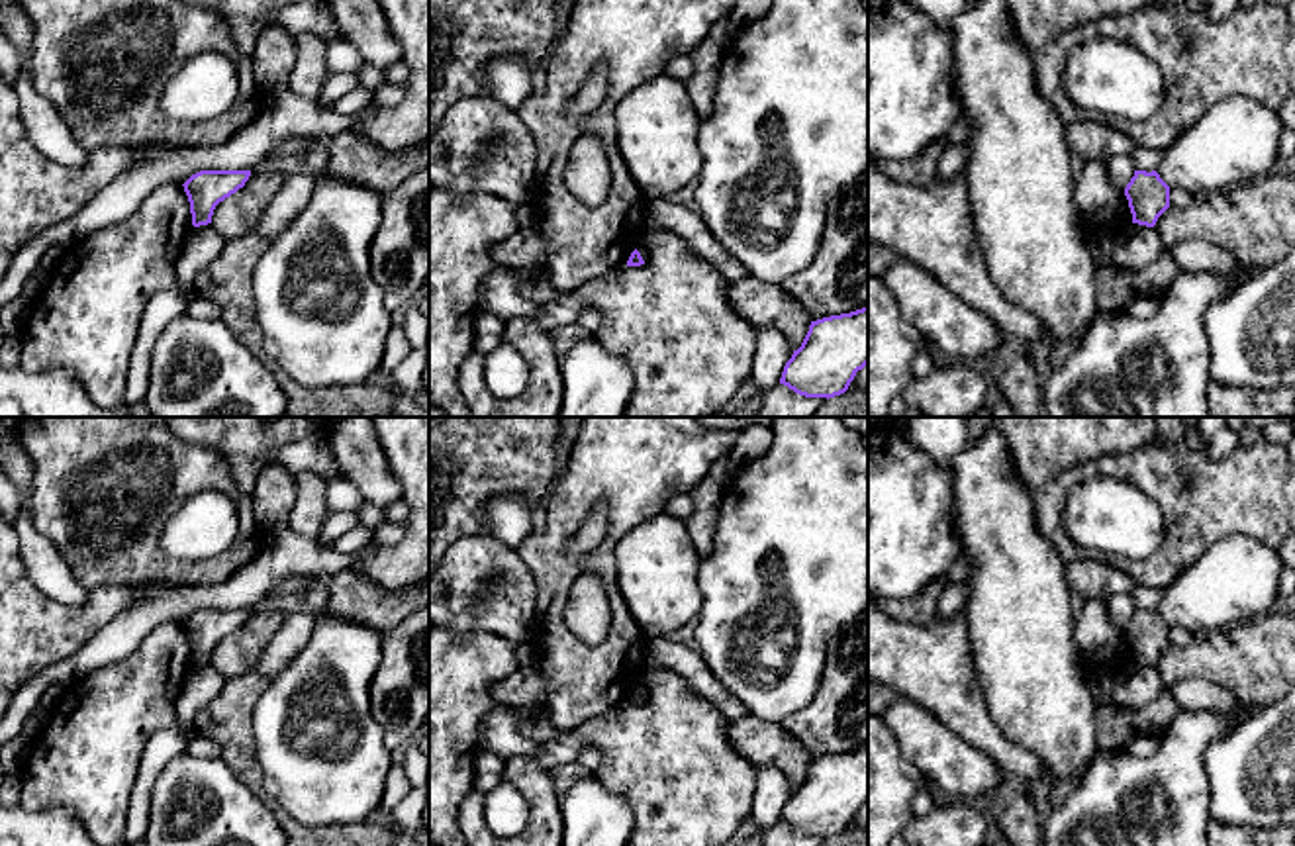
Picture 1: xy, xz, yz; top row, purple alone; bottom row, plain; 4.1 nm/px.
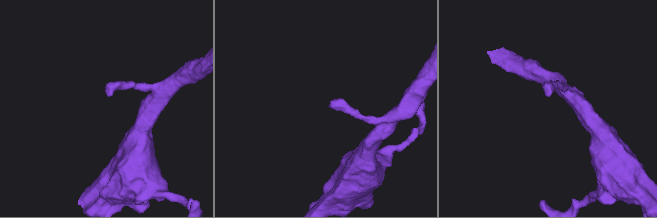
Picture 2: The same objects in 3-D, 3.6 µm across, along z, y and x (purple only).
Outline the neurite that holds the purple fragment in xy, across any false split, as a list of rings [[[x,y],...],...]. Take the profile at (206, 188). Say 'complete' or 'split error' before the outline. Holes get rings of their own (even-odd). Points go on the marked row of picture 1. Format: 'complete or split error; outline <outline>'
complete; outline [[[200,170],[182,186],[190,202],[192,225],[212,223],[219,202],[235,194],[249,180],[251,170]]]

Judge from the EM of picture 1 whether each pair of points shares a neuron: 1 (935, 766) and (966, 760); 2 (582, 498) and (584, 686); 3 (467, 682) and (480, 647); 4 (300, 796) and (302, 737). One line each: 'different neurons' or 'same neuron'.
1: same neuron
2: same neuron
3: same neuron
4: same neuron

